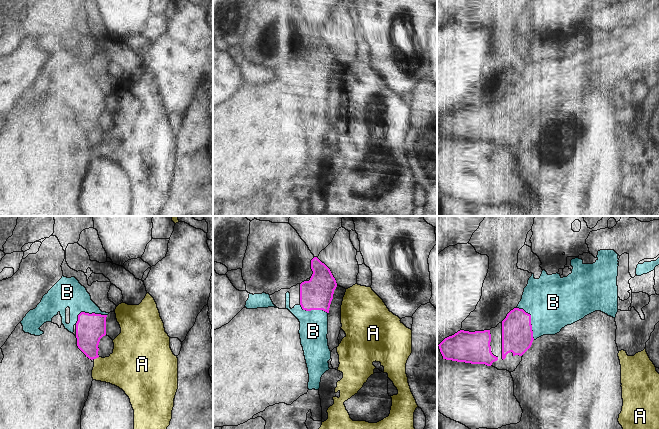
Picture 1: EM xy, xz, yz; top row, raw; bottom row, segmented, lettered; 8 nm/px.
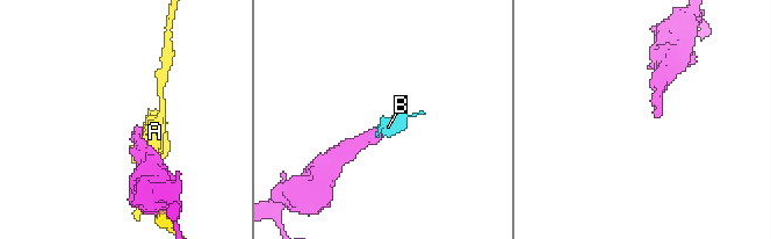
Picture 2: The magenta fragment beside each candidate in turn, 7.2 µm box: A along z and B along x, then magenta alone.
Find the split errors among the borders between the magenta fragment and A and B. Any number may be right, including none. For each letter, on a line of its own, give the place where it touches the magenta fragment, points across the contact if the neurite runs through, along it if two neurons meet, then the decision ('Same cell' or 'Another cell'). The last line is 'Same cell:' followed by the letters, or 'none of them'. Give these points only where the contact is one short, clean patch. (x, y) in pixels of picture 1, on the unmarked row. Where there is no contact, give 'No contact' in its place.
A: Touches magenta at xy (96, 133). Boundary: xy (98, 132), (94, 135). Another cell
B: Touches magenta at yz (530, 96). Same cell
Same cell: B

